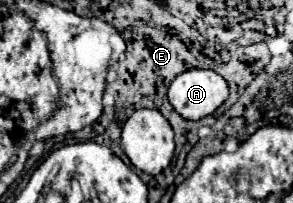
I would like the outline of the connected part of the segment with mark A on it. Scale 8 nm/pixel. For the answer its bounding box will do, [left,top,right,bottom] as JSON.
[168,70,228,120]

